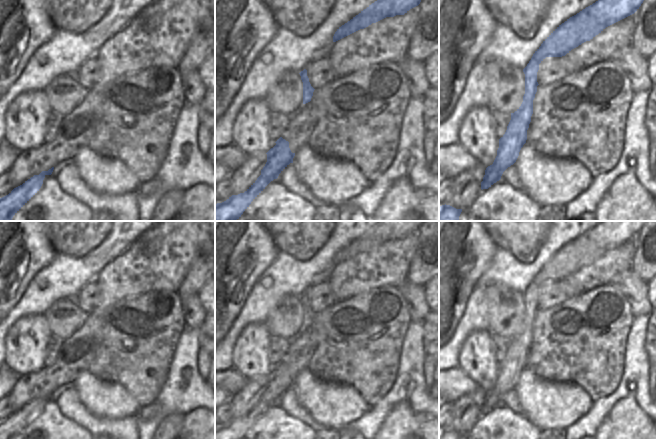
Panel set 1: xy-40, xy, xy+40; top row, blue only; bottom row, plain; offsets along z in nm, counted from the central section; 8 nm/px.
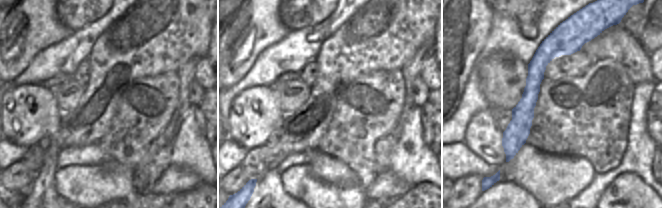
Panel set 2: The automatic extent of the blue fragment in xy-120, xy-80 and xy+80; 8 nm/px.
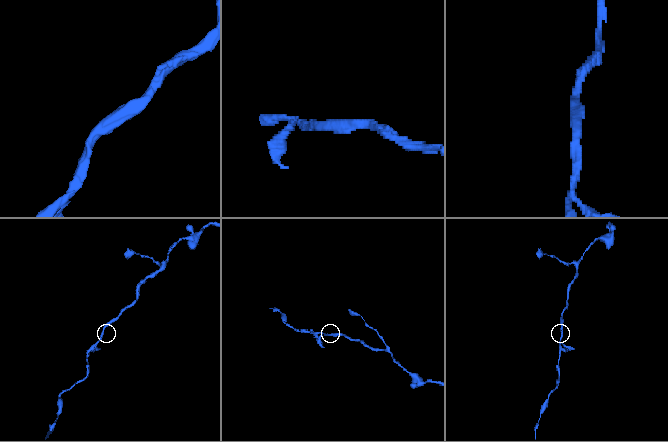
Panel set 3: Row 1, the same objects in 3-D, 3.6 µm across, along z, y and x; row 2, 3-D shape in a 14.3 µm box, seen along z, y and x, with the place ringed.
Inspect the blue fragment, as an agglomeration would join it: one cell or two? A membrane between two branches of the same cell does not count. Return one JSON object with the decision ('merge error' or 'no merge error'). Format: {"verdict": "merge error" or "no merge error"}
{"verdict": "no merge error"}

